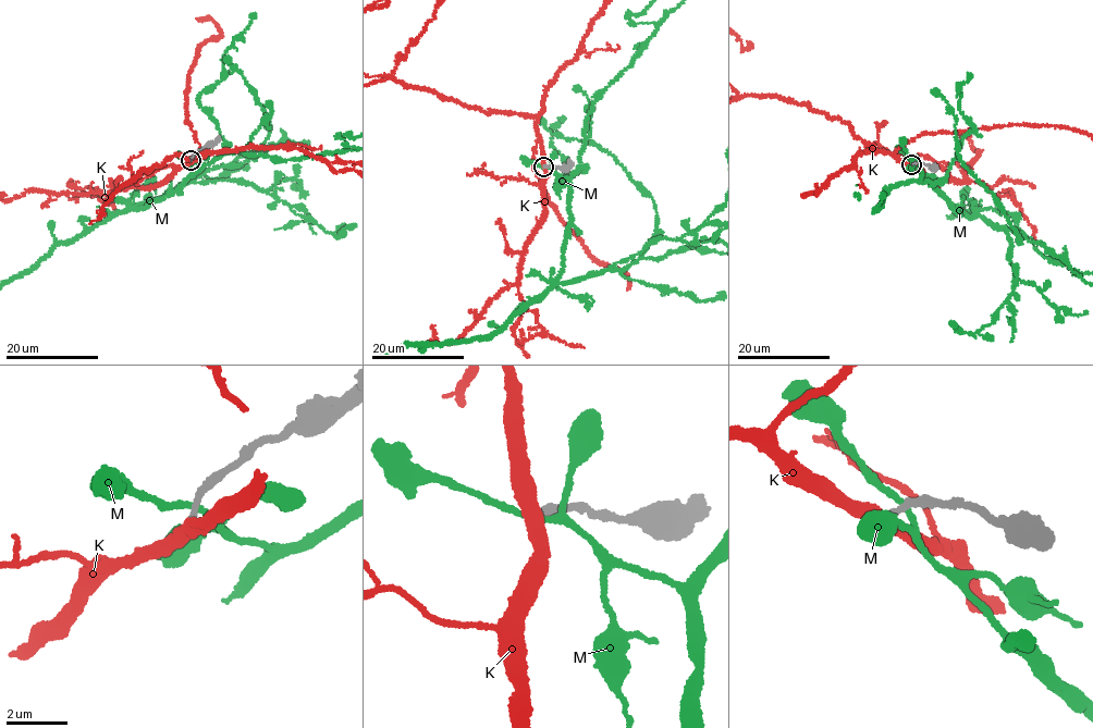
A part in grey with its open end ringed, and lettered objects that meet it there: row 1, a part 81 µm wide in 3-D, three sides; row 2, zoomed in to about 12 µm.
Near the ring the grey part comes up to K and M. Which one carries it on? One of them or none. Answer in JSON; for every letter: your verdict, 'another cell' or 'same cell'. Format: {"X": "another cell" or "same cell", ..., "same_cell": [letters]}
{"K": "another cell", "M": "another cell", "same_cell": []}

